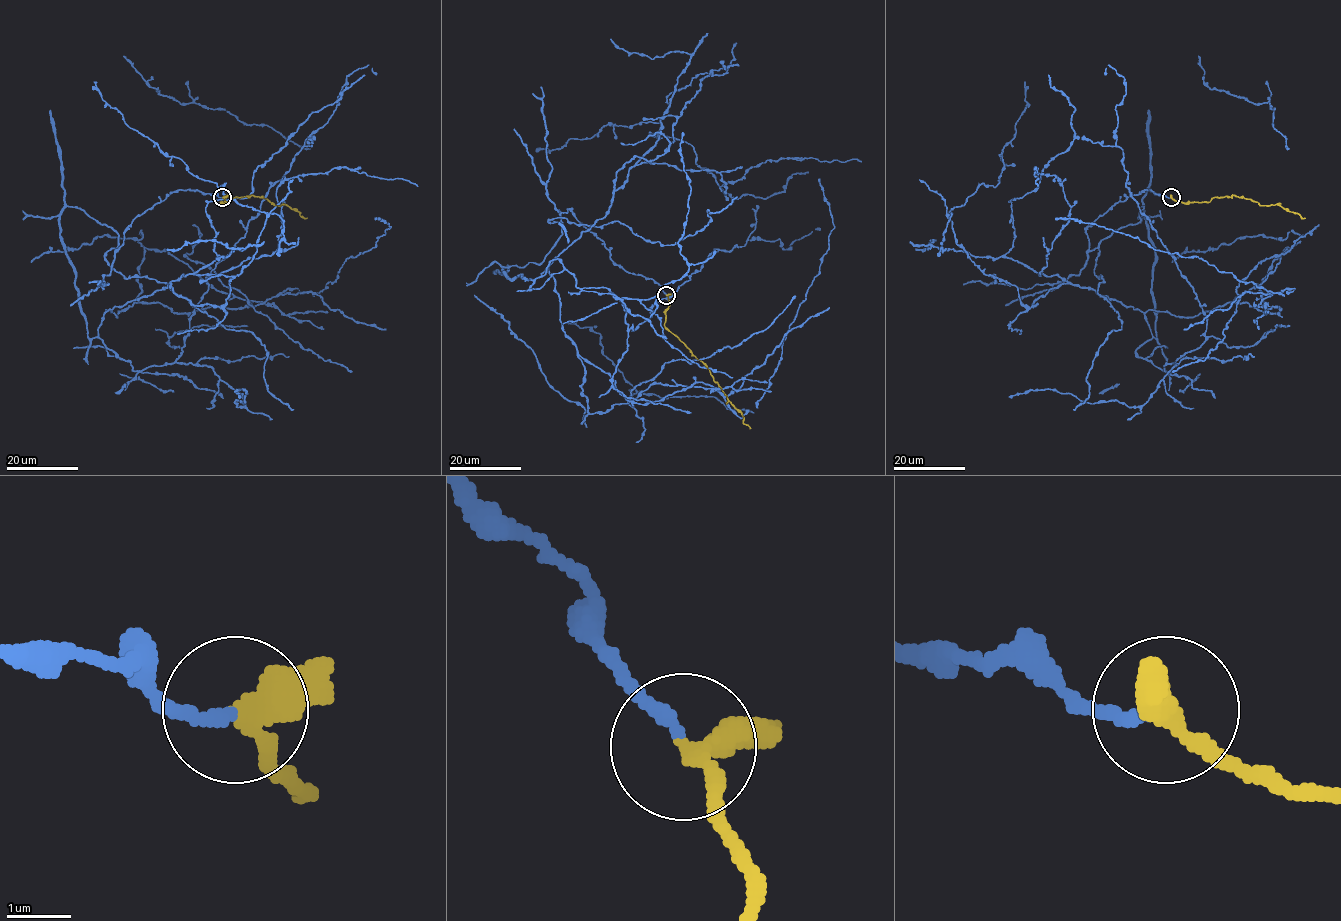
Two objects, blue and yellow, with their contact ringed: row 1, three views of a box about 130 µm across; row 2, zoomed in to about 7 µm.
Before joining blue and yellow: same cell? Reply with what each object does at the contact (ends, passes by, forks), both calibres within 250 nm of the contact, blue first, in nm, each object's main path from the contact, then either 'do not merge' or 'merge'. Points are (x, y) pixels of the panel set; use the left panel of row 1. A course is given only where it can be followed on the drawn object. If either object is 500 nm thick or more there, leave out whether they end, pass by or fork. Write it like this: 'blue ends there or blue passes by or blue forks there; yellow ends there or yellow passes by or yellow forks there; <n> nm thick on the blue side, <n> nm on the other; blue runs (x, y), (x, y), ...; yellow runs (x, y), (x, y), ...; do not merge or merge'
blue ends there; yellow passes by; 190 nm thick on the blue side, 340 nm on the other; blue runs (222, 197), (172, 191), (117, 250), (66, 206), (90, 338), (170, 283), (221, 307), (267, 217), (93, 81); yellow runs (222, 197), (226, 202), (220, 202), (252, 195), (263, 196), (274, 205), (287, 205), (307, 217); merge

